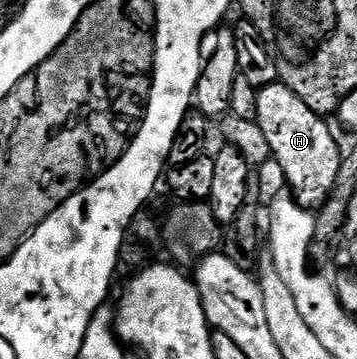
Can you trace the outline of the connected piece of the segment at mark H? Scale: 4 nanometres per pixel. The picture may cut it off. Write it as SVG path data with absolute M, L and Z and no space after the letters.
M282 81L258 88L255 104L257 105L255 119L259 124L261 133L265 133L265 141L269 141L269 149L274 162L279 162L279 167L283 170L288 185L291 186L289 188L290 194L302 207L308 209L322 207L323 202L327 200L333 185L337 181L337 173L341 162L339 143L335 140L330 125L327 124L330 122L324 116L313 113L313 109L309 109L309 105L305 105L305 101L301 97L297 97L297 93L293 93L293 89L286 87Z

